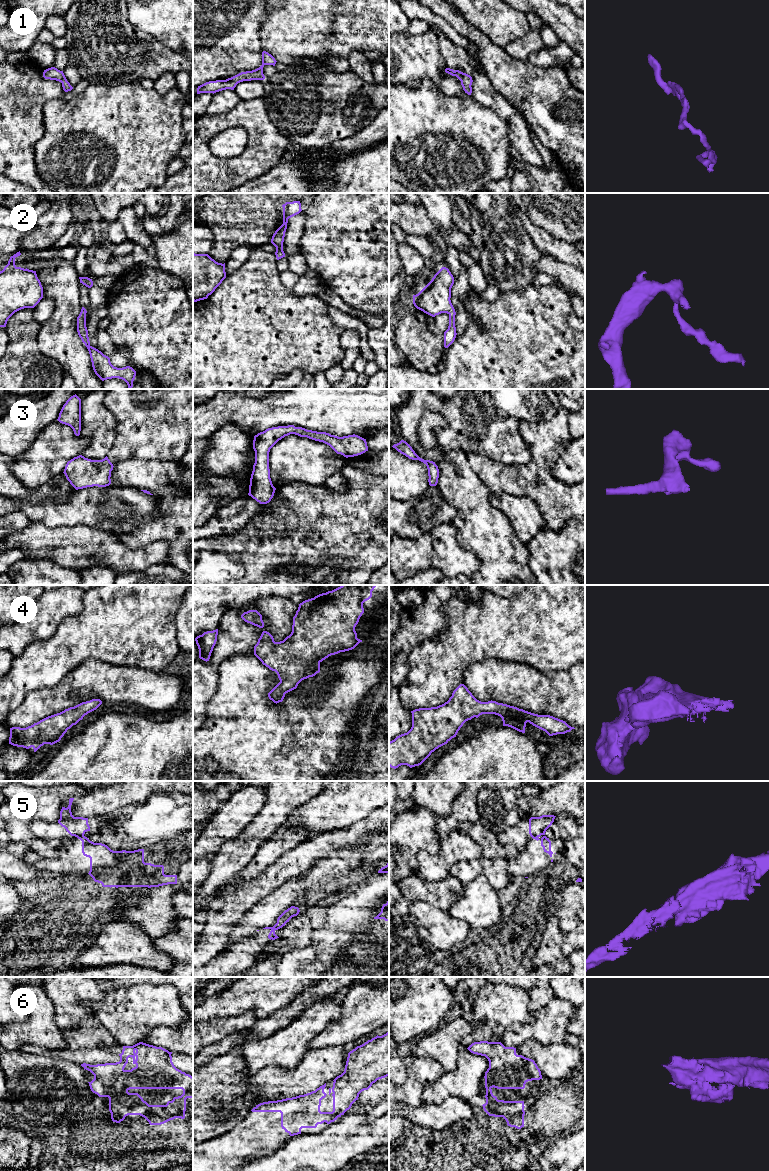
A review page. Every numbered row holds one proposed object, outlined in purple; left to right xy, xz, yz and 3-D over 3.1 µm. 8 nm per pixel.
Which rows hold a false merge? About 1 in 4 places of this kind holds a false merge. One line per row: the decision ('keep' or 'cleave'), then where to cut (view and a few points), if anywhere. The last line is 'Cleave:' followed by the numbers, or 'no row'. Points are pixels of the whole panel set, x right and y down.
1: keep; cut none
2: keep; cut none
3: keep; cut none
4: keep; cut none
5: cleave; cut xy (83, 835), (77, 837)
6: keep; cut none
Cleave: 5

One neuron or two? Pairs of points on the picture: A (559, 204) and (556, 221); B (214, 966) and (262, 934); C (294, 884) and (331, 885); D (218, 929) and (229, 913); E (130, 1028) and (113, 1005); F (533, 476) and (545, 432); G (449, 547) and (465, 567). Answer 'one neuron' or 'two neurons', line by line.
A: one neuron
B: one neuron
C: one neuron
D: one neuron
E: one neuron
F: one neuron
G: one neuron

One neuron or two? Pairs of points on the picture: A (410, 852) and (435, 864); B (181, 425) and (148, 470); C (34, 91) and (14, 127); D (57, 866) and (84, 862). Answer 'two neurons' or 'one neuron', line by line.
A: two neurons
B: two neurons
C: one neuron
D: one neuron

